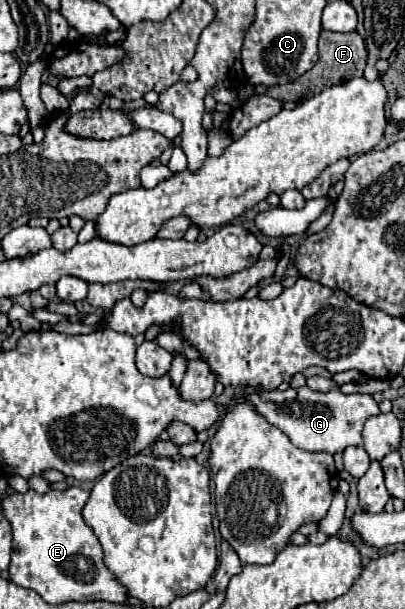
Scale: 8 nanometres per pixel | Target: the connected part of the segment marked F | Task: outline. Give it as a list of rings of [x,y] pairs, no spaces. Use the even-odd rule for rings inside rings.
[[[322,30],[320,42],[318,42],[318,54],[320,54],[320,62],[312,70],[308,70],[306,74],[302,74],[302,78],[290,82],[286,86],[270,86],[270,88],[266,88],[266,96],[276,98],[280,102],[300,104],[300,102],[316,96],[318,92],[326,90],[326,88],[330,88],[334,84],[342,84],[342,82],[348,82],[350,78],[362,76],[364,66],[366,66],[366,48],[364,48],[364,40],[362,40],[362,36],[358,32],[340,34],[340,32]]]

